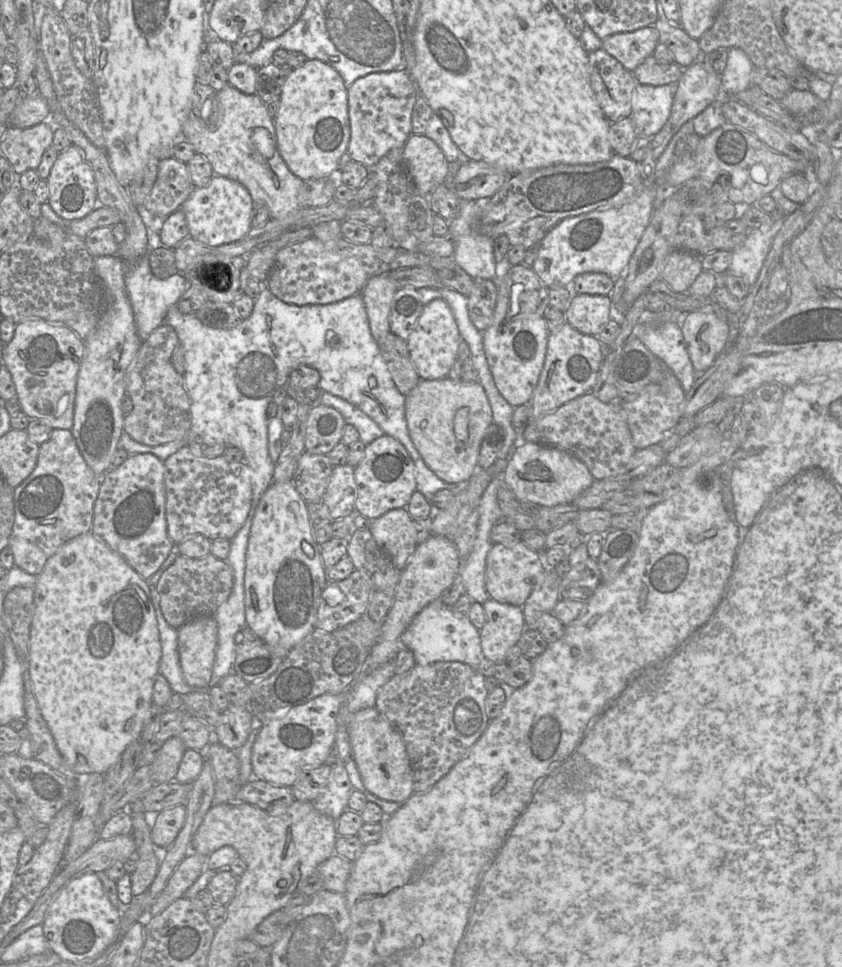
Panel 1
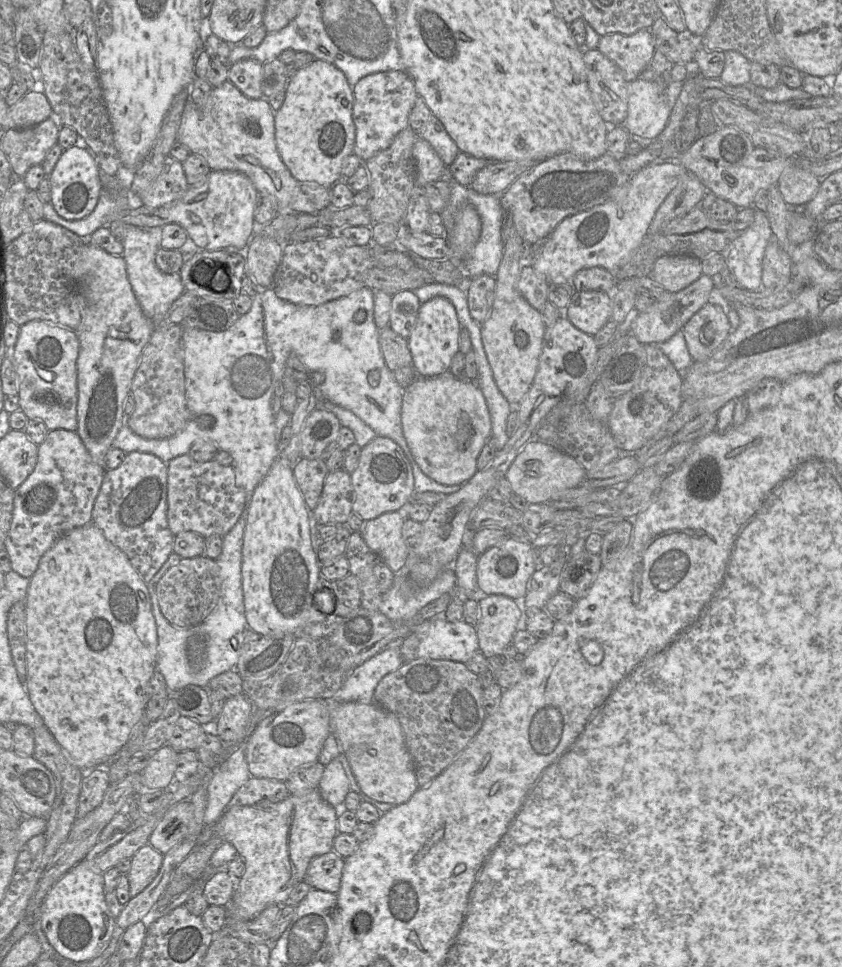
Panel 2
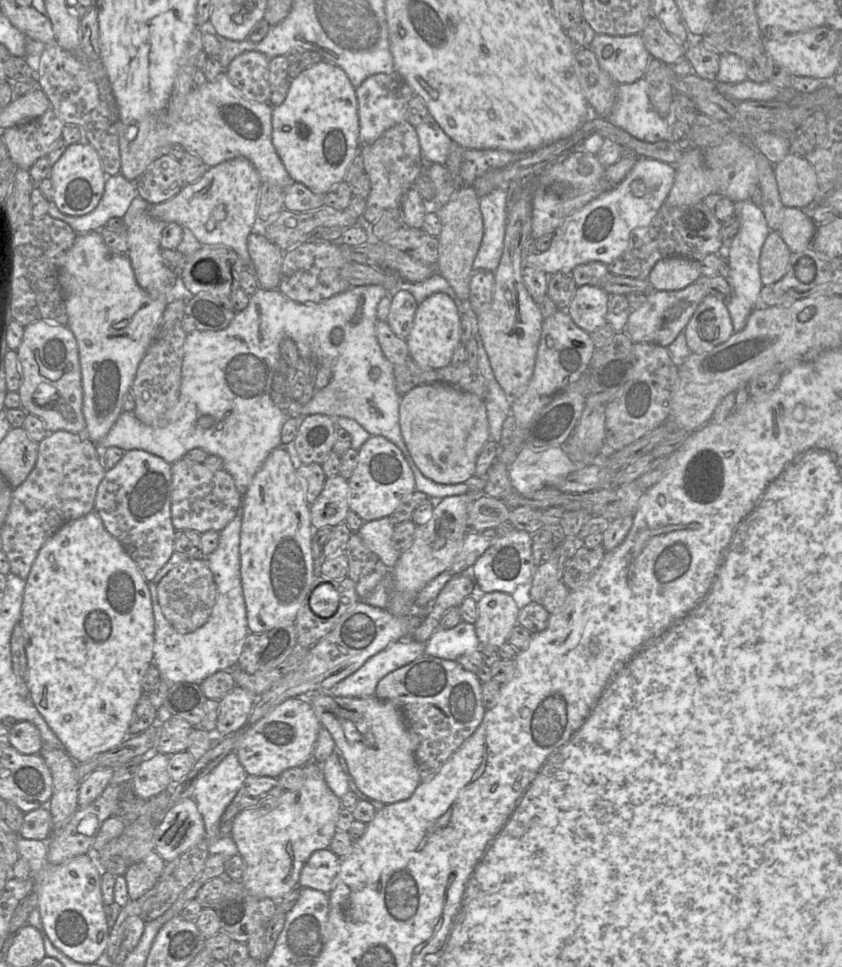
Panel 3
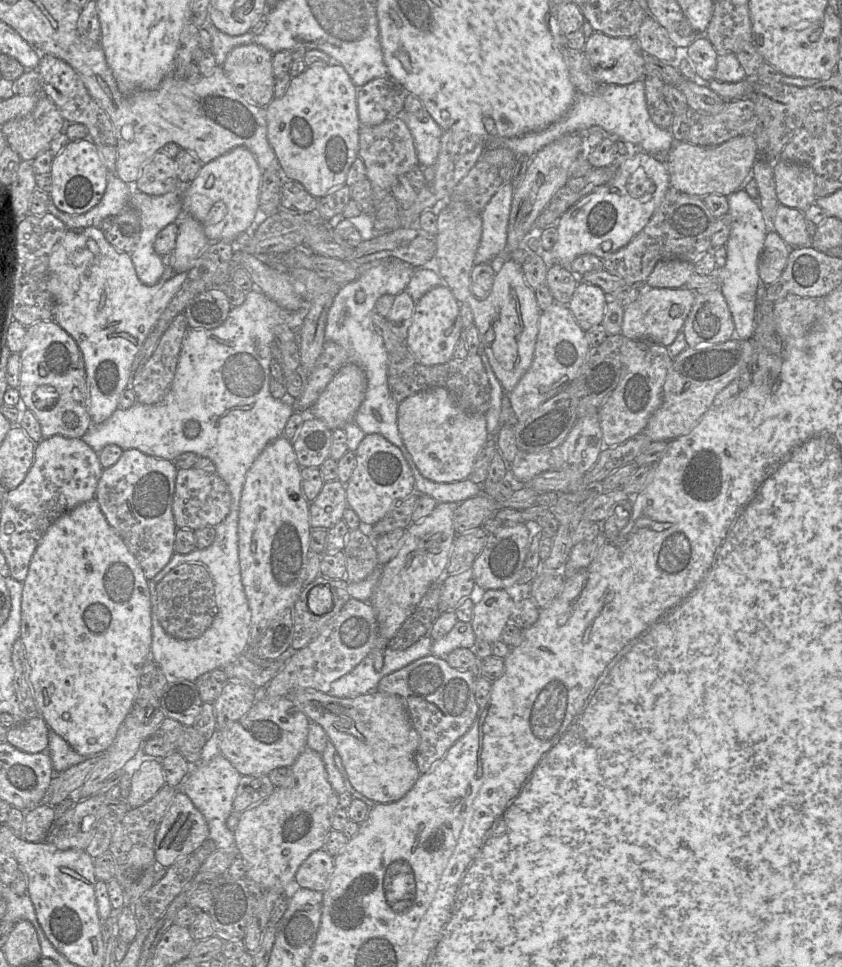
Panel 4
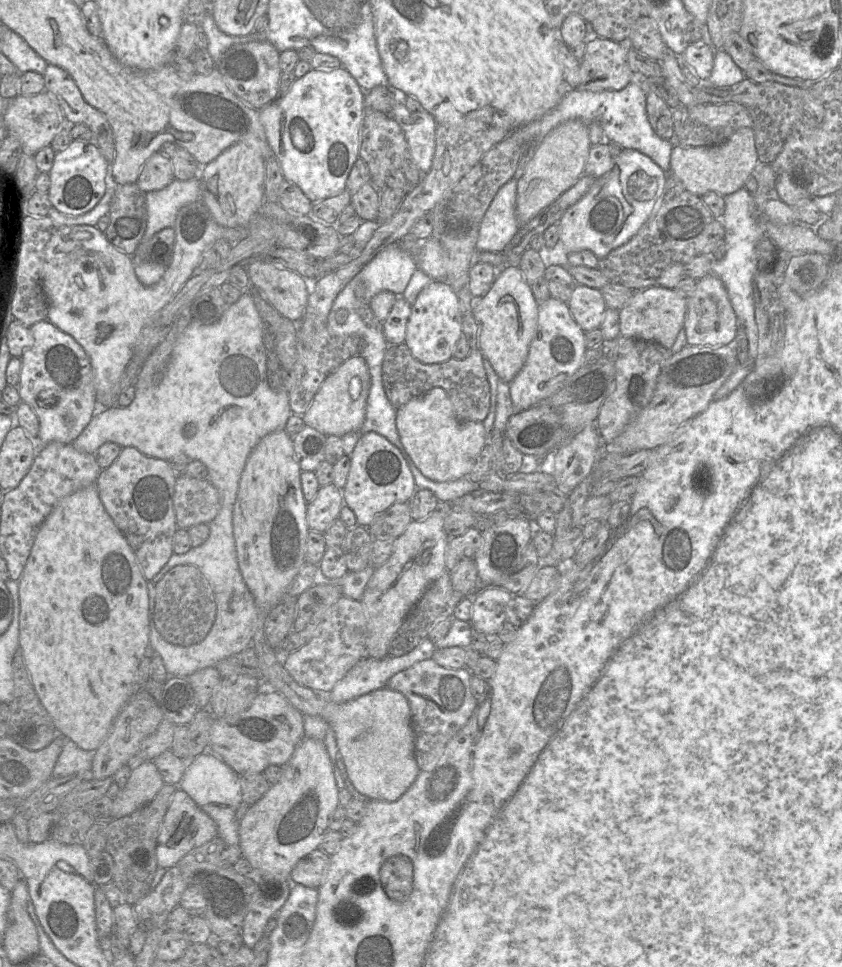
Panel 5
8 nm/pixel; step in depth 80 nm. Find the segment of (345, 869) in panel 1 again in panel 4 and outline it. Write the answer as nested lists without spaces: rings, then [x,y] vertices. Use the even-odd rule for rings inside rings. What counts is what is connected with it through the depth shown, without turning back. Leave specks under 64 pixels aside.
[[[324,849],[311,853],[299,866],[294,882],[310,890],[323,892],[331,878],[334,867],[334,857]]]

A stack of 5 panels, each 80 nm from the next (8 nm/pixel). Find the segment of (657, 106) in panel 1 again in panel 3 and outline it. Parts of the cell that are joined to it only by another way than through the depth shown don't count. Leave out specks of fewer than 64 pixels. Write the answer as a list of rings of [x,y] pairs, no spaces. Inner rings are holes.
[[[640,78],[630,84],[618,84],[614,106],[604,119],[643,142],[656,143],[661,140],[671,141],[673,117],[663,118],[654,110],[649,99],[648,84],[645,78]]]

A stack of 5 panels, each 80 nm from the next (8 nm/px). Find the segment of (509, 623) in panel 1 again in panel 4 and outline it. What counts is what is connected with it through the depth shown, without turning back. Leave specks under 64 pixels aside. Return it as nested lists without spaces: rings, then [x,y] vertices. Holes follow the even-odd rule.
[[[505,589],[486,590],[482,599],[473,607],[470,622],[477,639],[490,644],[501,639],[501,634],[514,608],[514,601]]]

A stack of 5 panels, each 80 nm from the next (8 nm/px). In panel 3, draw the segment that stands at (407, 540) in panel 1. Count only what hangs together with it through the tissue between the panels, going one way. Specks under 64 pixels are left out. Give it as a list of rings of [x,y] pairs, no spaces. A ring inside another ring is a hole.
[[[390,517],[364,522],[358,534],[363,543],[390,569],[396,564],[401,552],[392,540],[395,525]]]

